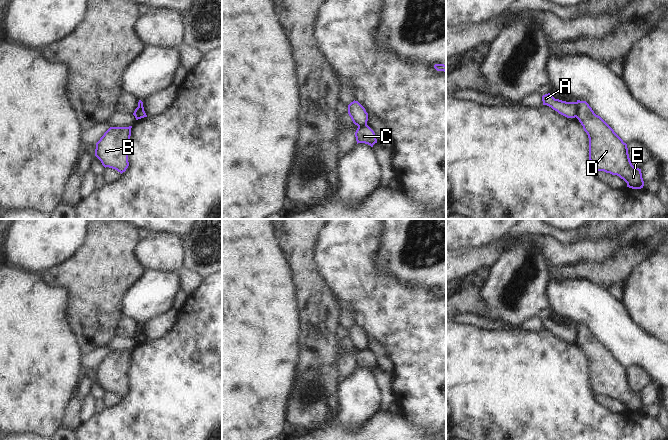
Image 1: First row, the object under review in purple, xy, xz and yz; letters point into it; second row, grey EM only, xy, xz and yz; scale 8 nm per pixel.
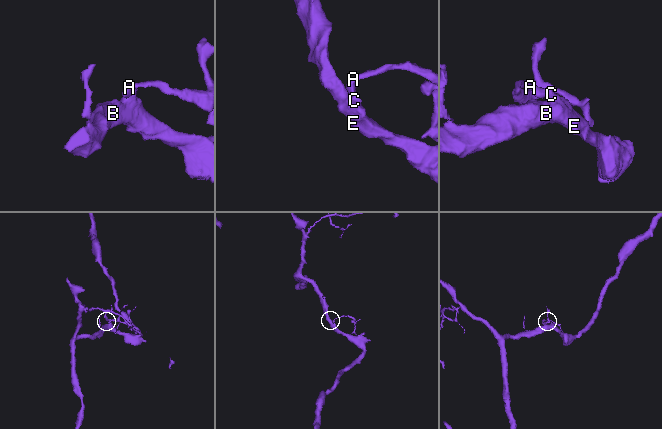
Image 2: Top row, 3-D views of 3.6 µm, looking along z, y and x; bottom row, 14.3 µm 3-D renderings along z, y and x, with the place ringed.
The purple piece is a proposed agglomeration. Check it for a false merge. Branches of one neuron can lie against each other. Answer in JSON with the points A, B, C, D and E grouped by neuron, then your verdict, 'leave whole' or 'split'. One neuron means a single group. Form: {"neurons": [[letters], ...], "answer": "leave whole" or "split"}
{"neurons": [["A"], ["B", "C", "D", "E"]], "answer": "split"}

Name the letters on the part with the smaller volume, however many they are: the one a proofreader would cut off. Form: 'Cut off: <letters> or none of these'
Cut off: A

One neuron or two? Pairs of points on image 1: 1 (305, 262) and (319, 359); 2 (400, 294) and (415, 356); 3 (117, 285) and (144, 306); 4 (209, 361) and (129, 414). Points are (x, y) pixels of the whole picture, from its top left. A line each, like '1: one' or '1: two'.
1: one
2: one
3: two
4: one

